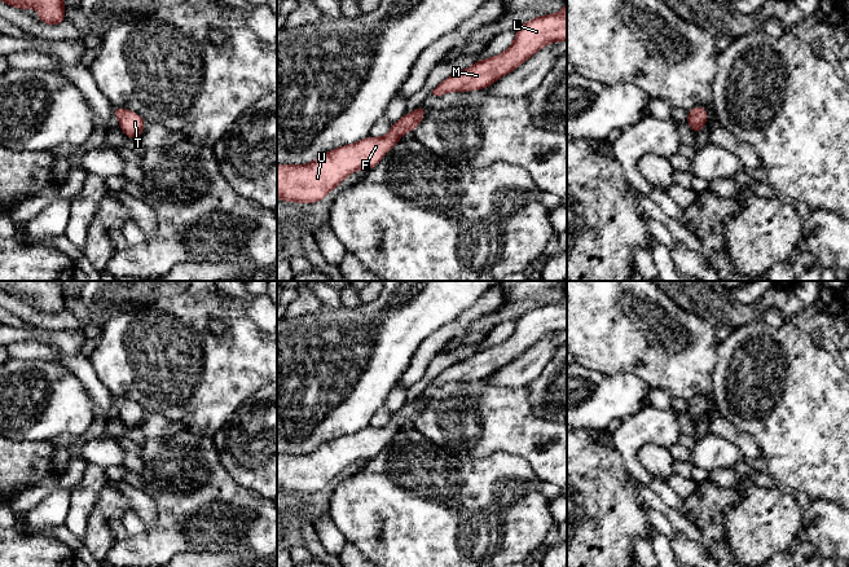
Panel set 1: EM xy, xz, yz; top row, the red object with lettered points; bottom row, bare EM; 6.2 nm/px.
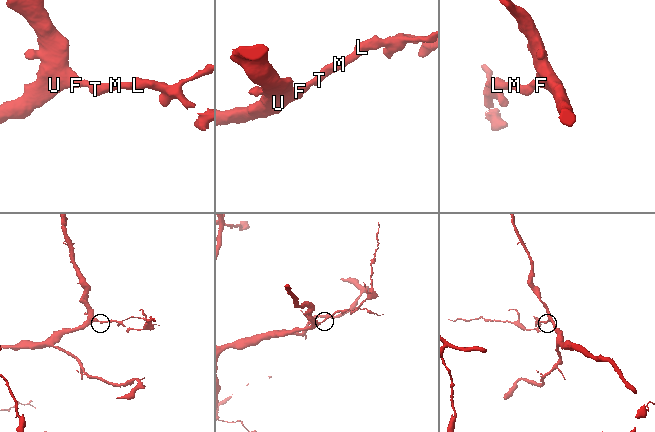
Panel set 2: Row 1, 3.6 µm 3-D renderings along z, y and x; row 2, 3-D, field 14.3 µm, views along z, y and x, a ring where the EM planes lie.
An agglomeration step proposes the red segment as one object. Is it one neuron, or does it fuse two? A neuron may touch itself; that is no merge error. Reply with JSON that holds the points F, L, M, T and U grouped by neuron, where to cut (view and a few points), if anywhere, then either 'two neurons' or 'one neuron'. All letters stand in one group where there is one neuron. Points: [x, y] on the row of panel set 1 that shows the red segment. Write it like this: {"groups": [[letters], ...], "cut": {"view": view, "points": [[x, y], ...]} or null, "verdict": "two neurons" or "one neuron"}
{"groups": [["F", "L", "M", "T", "U"]], "cut": null, "verdict": "one neuron"}

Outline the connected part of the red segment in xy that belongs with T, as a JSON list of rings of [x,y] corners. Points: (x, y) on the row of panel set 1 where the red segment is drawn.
[[[113,106],[113,115],[119,117],[119,127],[129,139],[140,139],[140,135],[146,122],[128,109],[119,109]]]

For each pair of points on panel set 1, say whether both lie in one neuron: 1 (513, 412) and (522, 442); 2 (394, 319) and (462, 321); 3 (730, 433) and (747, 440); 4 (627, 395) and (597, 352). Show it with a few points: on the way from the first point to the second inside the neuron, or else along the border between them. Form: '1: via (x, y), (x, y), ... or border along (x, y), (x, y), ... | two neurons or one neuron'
1: via (513, 420), (513, 426), (519, 434) | one neuron
2: border along (476, 302), (449, 322) | two neurons
3: via (734, 435), (743, 439) | one neuron
4: border along (584, 365), (607, 376), (636, 374), (642, 379) | two neurons

